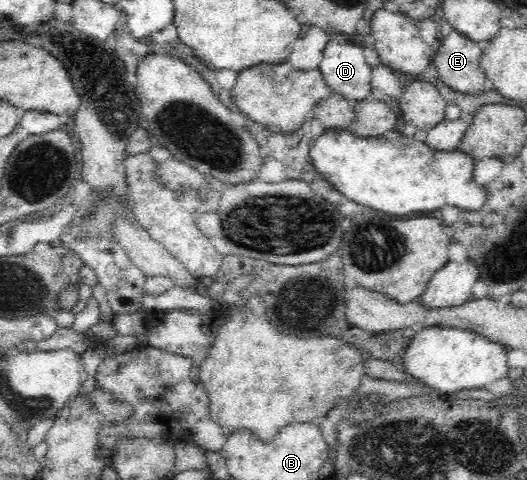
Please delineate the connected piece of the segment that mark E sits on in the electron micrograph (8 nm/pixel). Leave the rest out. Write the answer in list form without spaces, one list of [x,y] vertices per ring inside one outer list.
[[[456,30],[451,31],[448,37],[442,39],[440,49],[432,59],[439,80],[459,94],[482,93],[487,78],[480,67],[482,53],[478,43]]]

